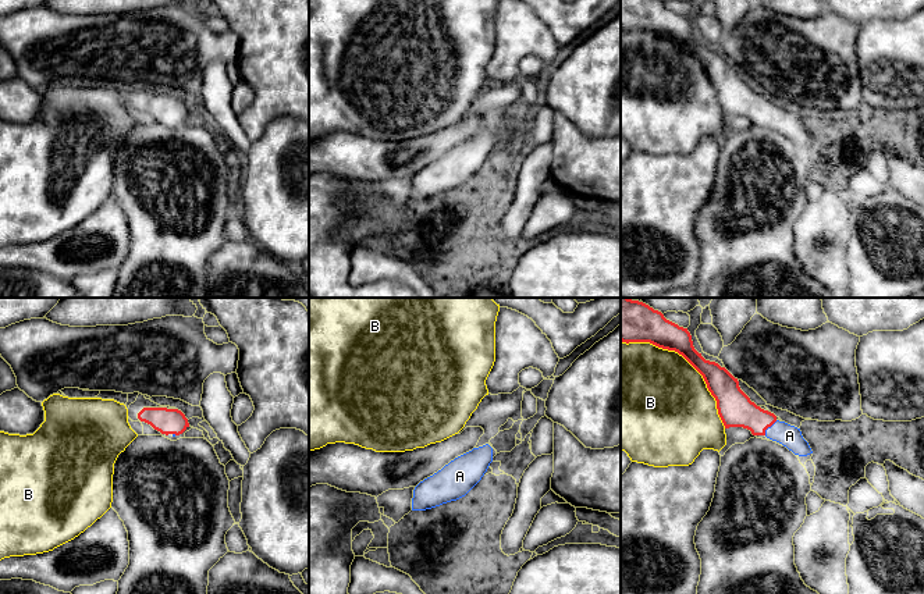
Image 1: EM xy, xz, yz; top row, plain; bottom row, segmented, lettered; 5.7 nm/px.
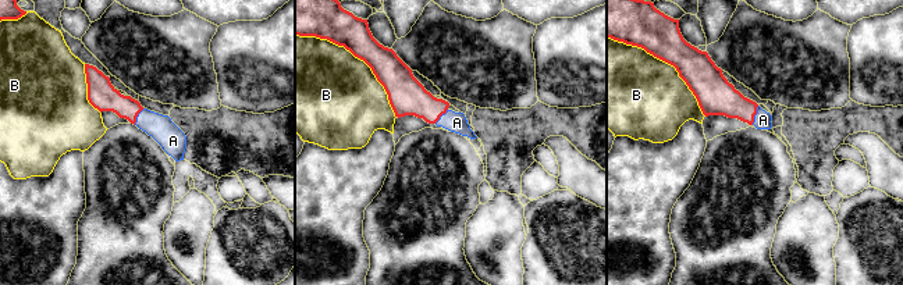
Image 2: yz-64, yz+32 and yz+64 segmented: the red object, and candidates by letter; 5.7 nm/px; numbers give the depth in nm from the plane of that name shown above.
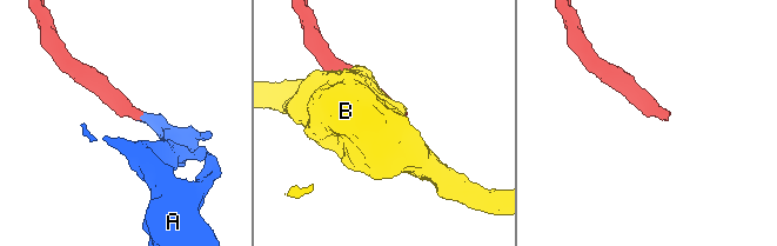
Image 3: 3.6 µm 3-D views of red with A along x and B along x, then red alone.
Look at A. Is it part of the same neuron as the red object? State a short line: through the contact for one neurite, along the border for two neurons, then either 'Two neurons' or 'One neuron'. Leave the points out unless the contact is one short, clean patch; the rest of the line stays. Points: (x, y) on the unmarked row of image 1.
Line: yz (735, 96), (768, 114), (789, 124). One neuron

